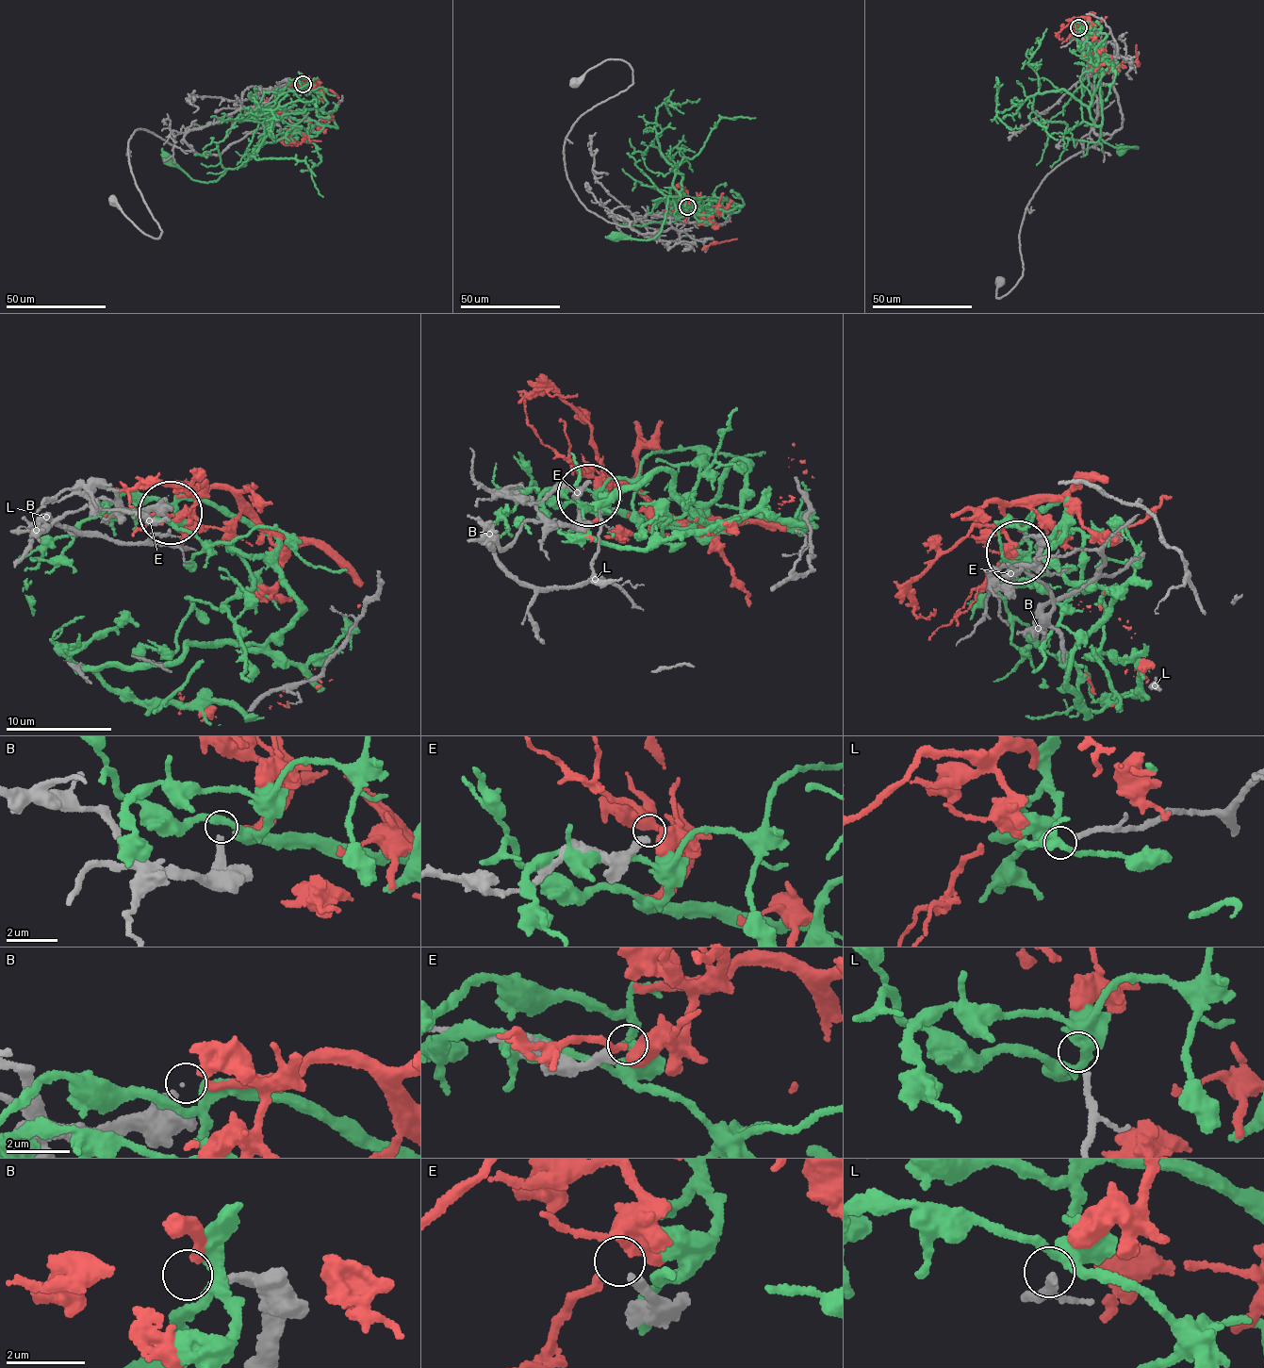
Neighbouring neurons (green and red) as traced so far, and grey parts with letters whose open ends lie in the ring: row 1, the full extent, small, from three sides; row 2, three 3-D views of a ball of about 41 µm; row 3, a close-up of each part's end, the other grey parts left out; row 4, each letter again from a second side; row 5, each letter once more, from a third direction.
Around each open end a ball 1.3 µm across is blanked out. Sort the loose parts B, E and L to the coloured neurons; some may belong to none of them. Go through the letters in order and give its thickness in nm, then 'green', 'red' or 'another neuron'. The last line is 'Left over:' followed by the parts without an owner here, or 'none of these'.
B: 220 nm thick; red
E: 240 nm thick; another neuron
L: 180 nm thick; another neuron
Left over: E, L

